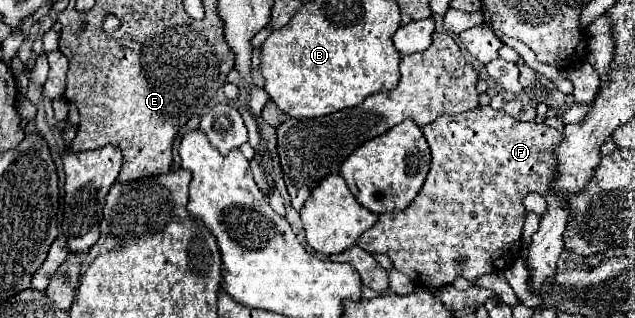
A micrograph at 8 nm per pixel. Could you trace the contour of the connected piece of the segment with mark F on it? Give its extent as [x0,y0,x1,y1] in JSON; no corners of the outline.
[357,107,563,289]

